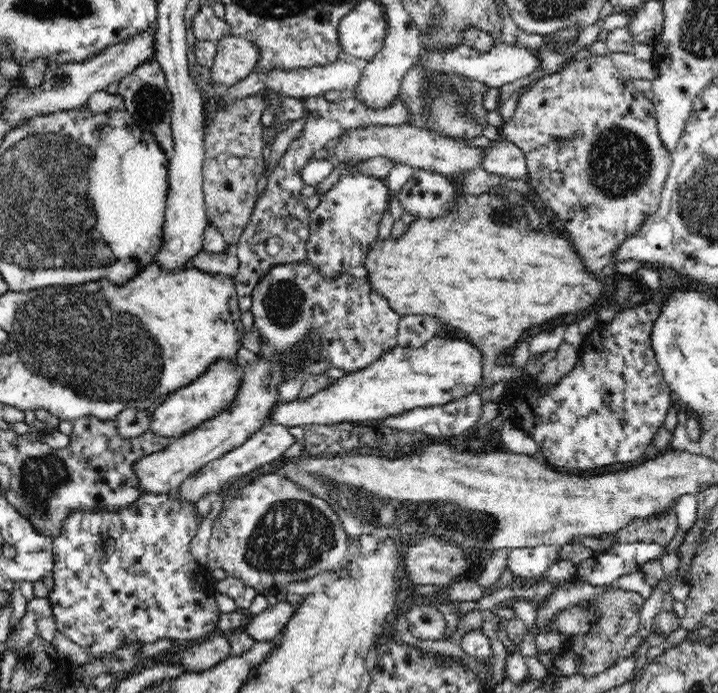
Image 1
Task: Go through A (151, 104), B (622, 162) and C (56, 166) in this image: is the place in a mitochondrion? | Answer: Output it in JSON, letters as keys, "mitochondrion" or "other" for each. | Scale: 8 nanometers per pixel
{"A":"mitochondrion","B":"mitochondrion","C":"mitochondrion"}

